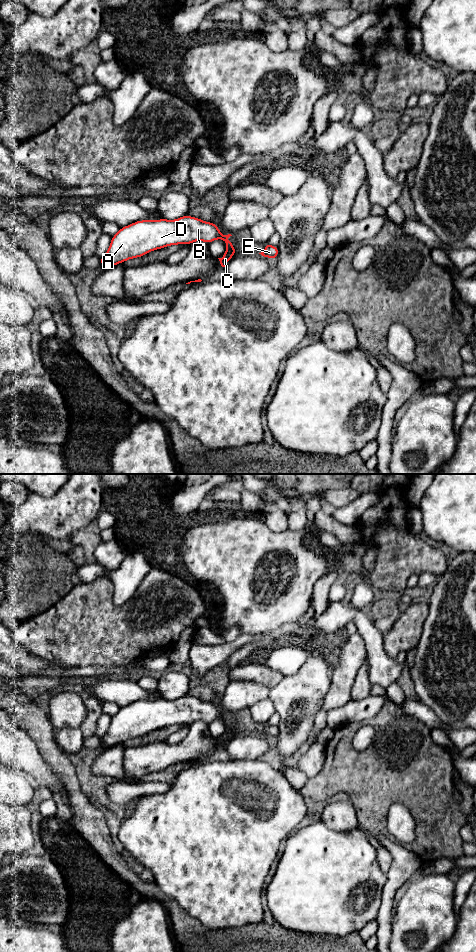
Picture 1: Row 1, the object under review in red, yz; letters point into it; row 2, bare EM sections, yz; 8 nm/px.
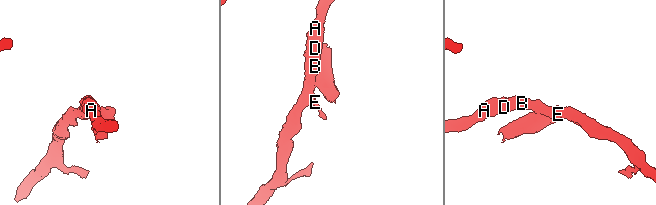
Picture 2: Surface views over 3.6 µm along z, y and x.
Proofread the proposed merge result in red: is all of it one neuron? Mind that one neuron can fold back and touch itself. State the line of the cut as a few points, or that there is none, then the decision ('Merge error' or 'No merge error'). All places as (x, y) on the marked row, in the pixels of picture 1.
Split along yz (227, 247), (234, 249). Merge error

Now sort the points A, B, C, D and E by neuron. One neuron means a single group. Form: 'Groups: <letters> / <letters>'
Groups: A B D E / C

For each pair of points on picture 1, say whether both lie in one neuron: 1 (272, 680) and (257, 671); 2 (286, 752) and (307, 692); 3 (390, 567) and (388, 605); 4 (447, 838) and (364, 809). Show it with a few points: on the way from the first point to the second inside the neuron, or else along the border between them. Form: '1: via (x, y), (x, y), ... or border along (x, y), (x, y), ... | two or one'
1: via (268, 677), (261, 673) | one
2: via (291, 737), (303, 721), (303, 707) | one
3: border along (378, 593), (395, 594), (397, 596) | two
4: via (426, 817), (406, 797), (385, 797) | one

